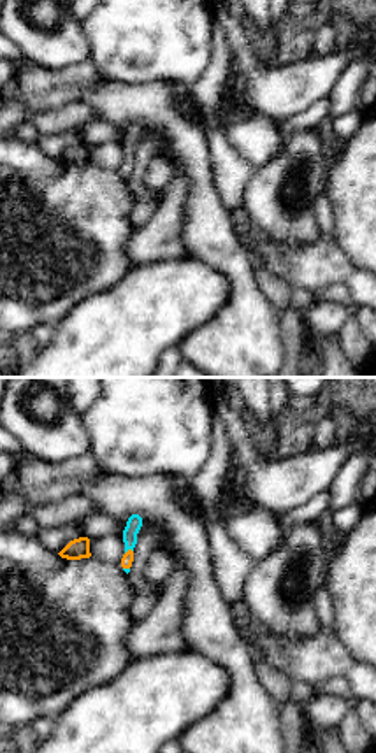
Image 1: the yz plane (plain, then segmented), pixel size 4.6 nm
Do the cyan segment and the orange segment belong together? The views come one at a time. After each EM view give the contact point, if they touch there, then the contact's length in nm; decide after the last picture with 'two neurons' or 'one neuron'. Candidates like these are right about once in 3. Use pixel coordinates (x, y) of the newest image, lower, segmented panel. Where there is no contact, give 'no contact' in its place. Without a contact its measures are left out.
meets cyan at (129, 548); contact 40 nm long

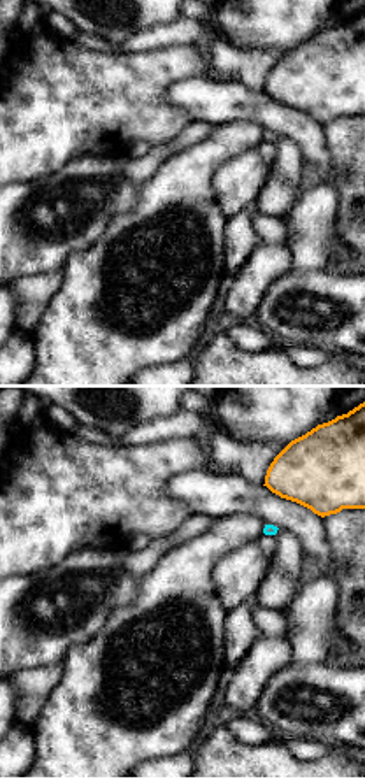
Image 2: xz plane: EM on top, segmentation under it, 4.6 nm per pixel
no contact

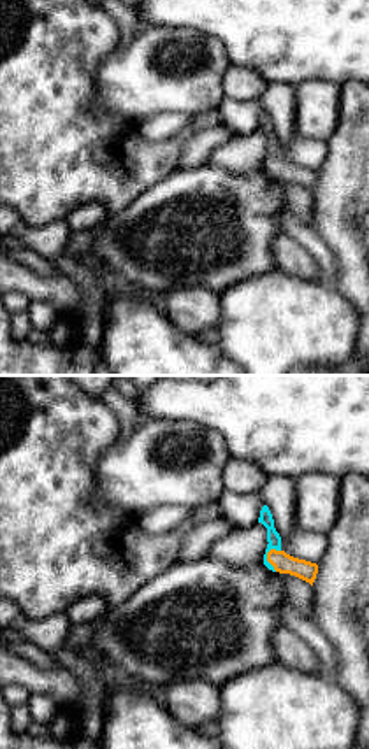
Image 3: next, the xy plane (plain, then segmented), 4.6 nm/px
meets cyan at (266, 560); contact 110 nm long

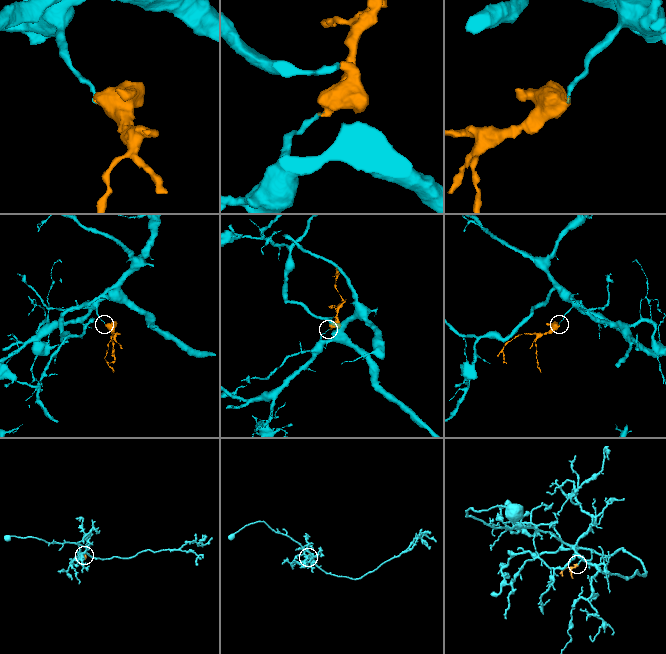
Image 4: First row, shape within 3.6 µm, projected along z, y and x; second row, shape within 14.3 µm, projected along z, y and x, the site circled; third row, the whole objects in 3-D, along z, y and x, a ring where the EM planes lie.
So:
one neuron

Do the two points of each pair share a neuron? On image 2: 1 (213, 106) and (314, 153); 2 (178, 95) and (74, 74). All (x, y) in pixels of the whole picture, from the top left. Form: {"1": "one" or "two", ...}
{"1": "one", "2": "two"}

